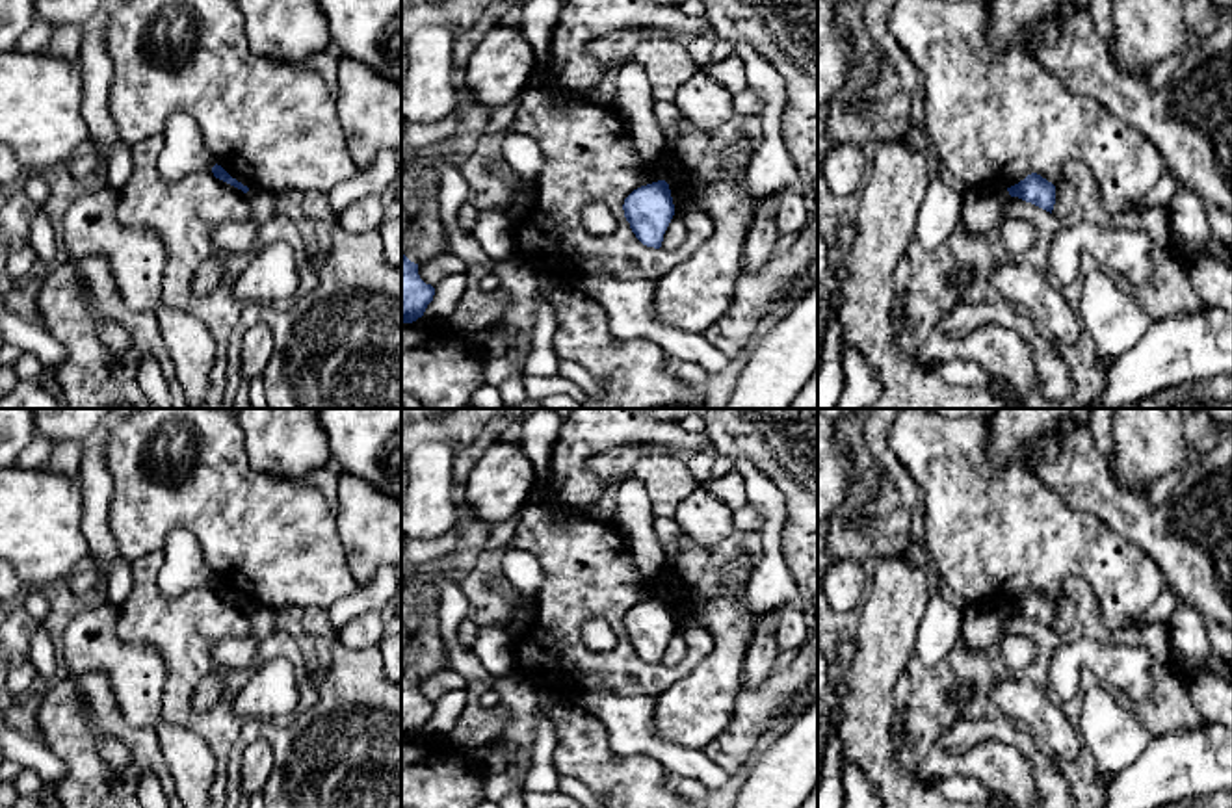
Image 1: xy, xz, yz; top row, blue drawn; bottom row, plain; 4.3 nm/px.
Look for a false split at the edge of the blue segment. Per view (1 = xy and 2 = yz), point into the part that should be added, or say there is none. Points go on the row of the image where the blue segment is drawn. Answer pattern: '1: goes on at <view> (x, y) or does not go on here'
1: does not go on here
2: does not go on here

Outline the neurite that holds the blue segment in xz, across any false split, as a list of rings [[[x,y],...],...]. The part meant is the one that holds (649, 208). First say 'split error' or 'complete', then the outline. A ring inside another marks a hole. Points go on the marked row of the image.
complete | [[[658,180],[634,189],[624,199],[623,210],[636,238],[647,247],[660,249],[675,215],[669,184]]]

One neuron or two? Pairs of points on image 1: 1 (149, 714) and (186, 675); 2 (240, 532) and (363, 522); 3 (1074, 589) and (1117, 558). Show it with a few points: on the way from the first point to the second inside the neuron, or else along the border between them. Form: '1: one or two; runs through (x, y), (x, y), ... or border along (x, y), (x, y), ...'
1: two; border along (162, 658), (164, 721)
2: two; border along (337, 480), (337, 532), (348, 567)
3: two; border along (1069, 574), (1076, 574), (1087, 584), (1102, 623)

